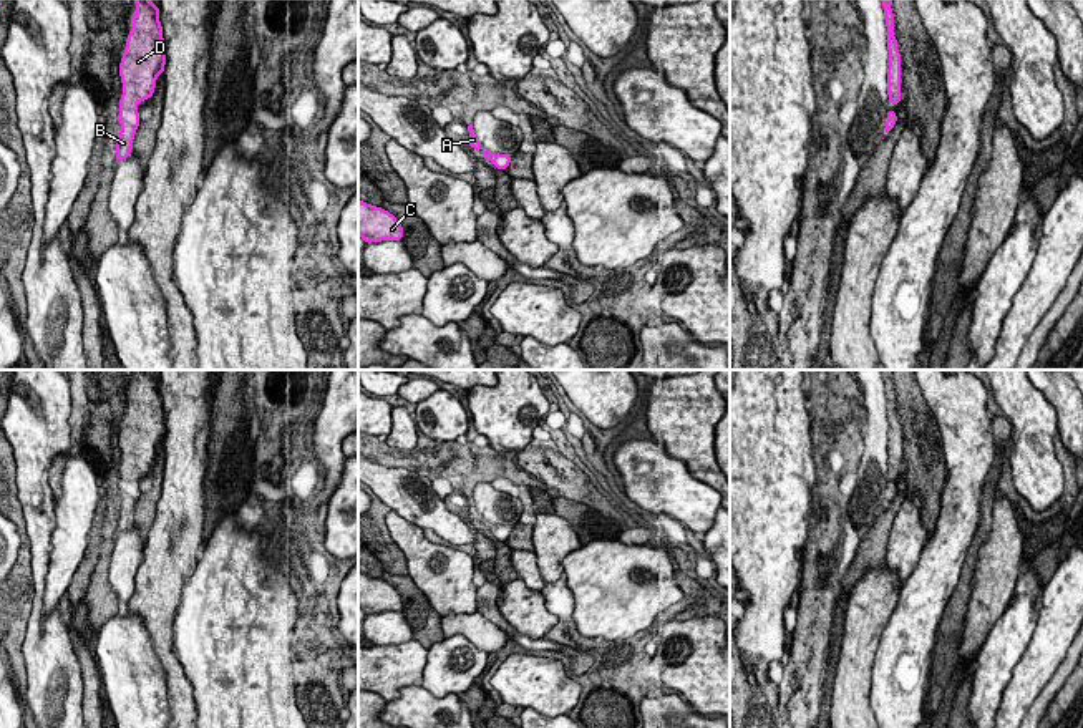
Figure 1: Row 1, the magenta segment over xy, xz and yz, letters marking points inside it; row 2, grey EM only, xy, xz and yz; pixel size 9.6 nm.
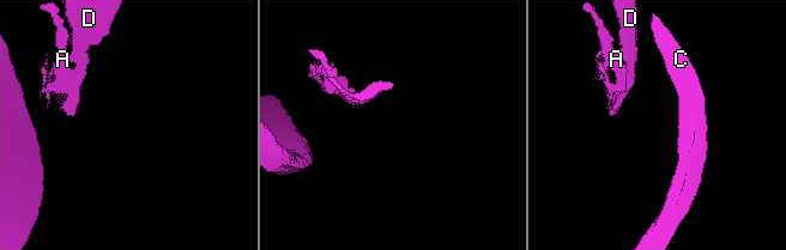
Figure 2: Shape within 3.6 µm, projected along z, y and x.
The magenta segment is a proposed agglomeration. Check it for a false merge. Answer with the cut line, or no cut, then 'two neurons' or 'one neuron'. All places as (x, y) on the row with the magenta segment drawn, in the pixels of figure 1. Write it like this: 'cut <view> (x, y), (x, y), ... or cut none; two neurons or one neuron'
cut none; one neuron

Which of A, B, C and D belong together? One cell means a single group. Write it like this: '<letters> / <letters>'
A B C D

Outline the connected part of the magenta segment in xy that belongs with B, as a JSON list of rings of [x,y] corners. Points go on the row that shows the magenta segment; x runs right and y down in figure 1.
[[[133,0],[138,12],[133,15],[133,30],[126,38],[126,50],[119,61],[119,78],[123,80],[123,96],[119,98],[121,133],[116,139],[116,163],[128,159],[133,149],[133,139],[139,126],[139,111],[136,109],[143,99],[149,99],[156,88],[156,78],[164,73],[166,43],[163,38],[163,27],[159,23],[159,8],[153,0]]]

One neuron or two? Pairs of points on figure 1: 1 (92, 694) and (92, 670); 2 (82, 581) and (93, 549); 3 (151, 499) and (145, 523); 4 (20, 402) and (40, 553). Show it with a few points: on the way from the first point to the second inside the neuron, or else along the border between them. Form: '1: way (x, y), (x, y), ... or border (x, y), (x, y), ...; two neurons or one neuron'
1: way (92, 689), (92, 675); one neuron
2: way (83, 572), (90, 558); one neuron
3: way (146, 504), (145, 518); one neuron
4: way (33, 440), (33, 493), (38, 514); one neuron

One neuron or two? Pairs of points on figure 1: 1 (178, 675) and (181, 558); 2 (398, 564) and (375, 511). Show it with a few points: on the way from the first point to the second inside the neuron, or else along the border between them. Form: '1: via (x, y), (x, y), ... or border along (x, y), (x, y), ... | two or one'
1: via (163, 645), (163, 587) | one
2: via (385, 551), (375, 541), (375, 524) | one

